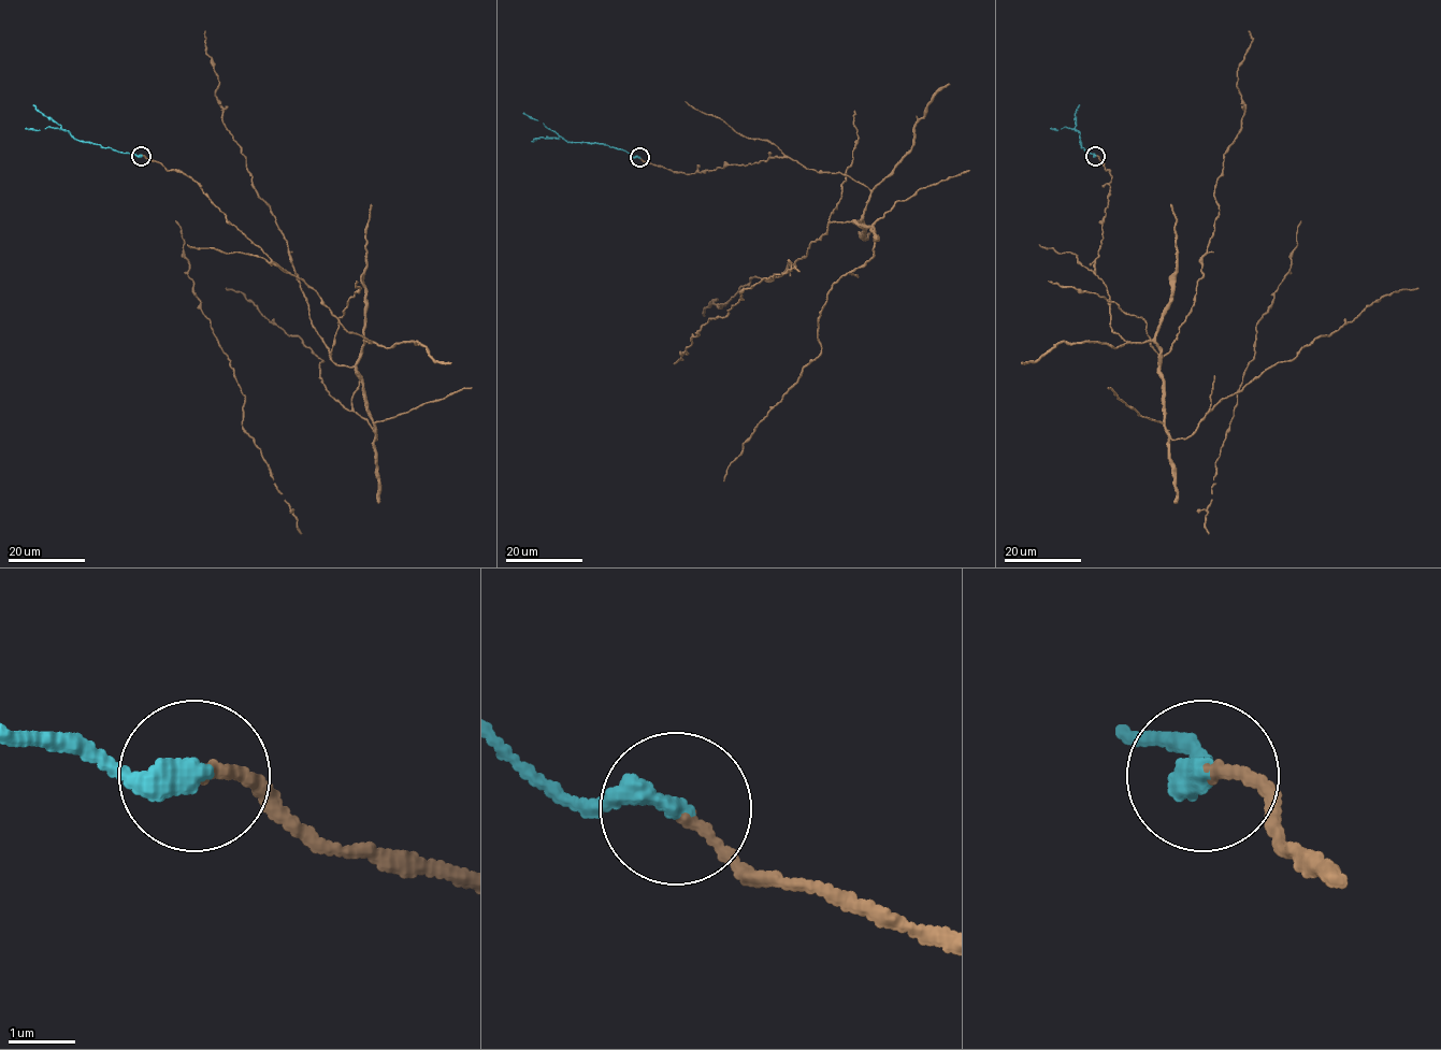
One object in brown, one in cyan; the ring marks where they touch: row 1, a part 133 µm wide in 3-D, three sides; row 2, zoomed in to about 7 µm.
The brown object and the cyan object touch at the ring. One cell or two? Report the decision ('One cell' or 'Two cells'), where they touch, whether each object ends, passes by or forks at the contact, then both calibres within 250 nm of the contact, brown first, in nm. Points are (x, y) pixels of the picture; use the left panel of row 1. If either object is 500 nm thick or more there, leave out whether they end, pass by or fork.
One cell. Place: (141, 156). At the ring brown ends. At the ring cyan ends. Thickness 150 nm (brown) against 380 nm

